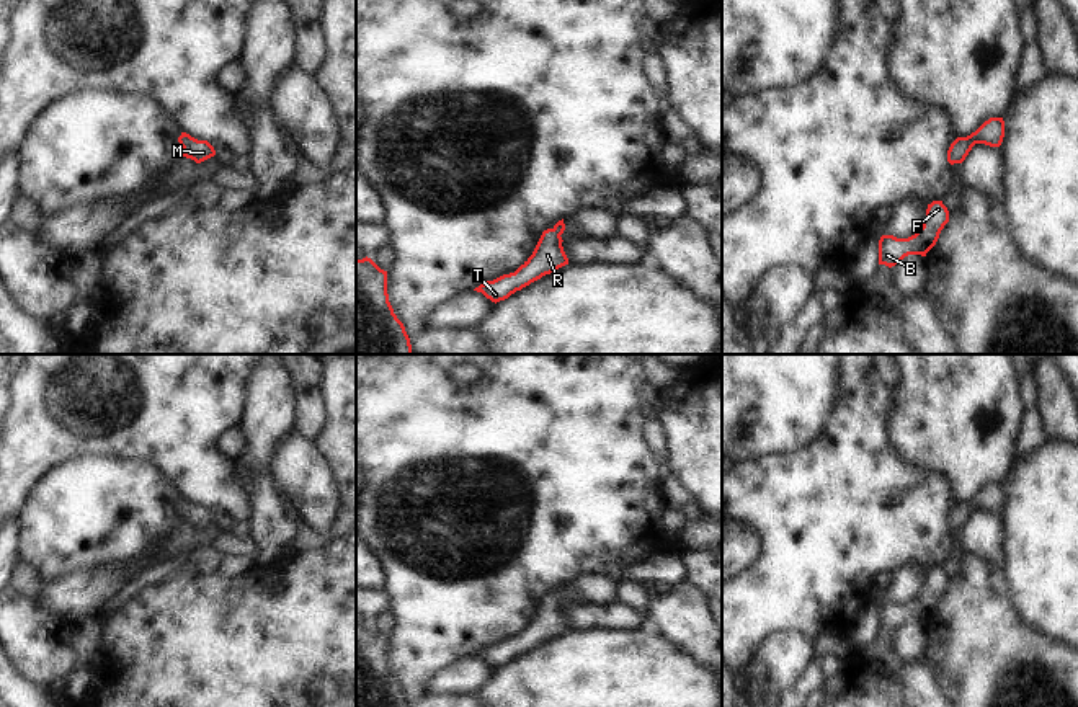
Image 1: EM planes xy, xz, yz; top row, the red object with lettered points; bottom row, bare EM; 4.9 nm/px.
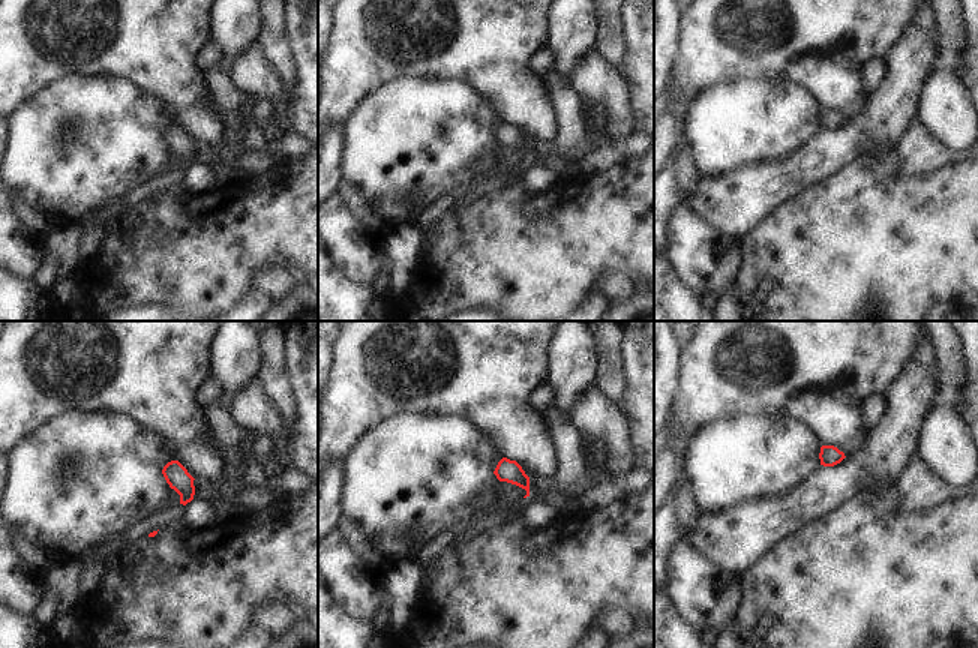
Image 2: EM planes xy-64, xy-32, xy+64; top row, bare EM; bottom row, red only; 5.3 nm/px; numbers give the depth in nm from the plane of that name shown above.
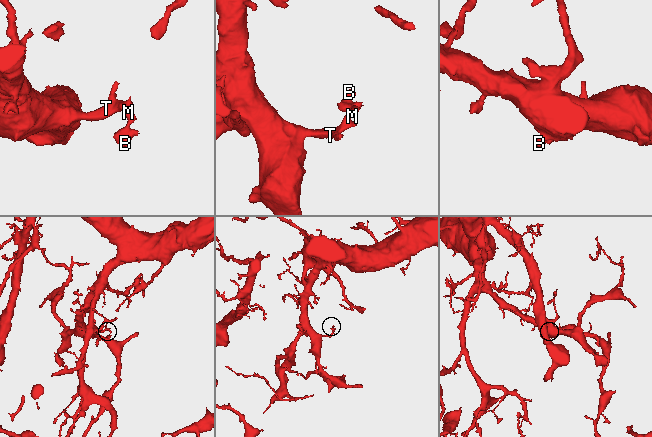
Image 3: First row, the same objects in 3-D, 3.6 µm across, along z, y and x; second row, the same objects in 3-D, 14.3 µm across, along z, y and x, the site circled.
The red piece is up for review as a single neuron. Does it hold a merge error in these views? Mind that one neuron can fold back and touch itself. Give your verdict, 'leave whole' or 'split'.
leave whole

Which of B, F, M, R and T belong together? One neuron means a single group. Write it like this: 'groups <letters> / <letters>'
groups B F M R T

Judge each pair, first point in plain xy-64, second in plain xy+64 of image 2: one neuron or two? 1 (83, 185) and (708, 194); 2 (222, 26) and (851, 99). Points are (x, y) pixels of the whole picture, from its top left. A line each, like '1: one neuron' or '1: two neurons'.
1: two neurons
2: two neurons

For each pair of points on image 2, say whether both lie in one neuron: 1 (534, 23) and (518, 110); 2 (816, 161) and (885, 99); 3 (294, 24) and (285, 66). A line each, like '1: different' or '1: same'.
1: same
2: same
3: different

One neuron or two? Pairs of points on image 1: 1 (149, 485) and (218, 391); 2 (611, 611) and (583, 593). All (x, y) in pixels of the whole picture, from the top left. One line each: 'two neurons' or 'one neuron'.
1: two neurons
2: two neurons

